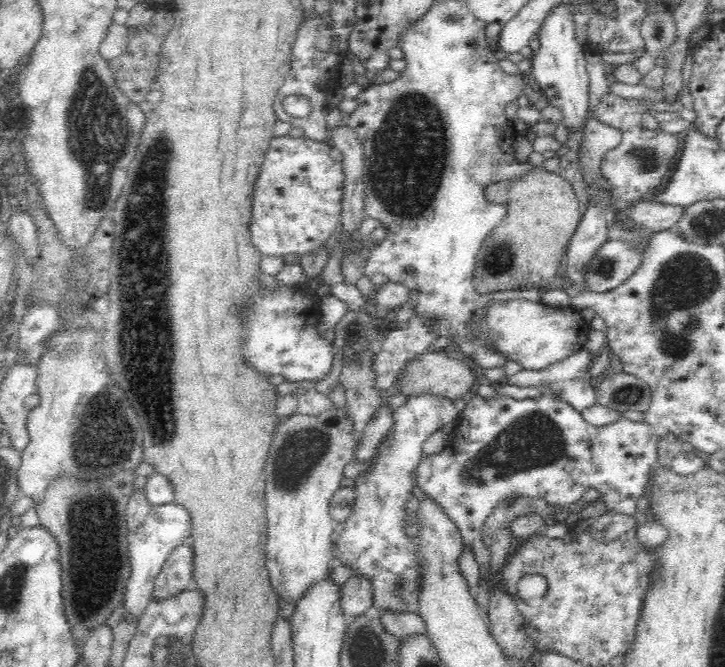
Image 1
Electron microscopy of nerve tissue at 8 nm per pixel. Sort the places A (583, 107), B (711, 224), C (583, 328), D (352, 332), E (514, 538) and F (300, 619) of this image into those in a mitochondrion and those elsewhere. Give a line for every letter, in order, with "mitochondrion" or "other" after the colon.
A: other
B: mitochondrion
C: other
D: mitochondrion
E: other
F: other

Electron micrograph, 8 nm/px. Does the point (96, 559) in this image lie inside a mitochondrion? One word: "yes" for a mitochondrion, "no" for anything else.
yes

